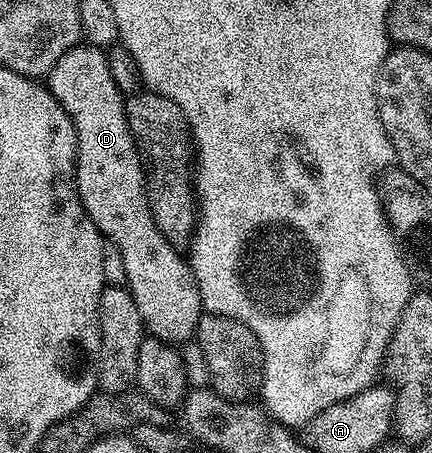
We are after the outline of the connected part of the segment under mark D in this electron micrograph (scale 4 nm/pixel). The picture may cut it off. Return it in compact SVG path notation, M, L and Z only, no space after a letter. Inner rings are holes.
M80 44L78 46L72 46L69 52L65 52L65 56L61 56L61 60L57 60L57 64L53 64L51 73L46 75L45 85L56 100L61 104L61 108L65 108L65 112L73 120L75 125L75 131L77 132L77 156L75 157L75 186L79 189L79 200L85 212L89 216L89 220L93 220L93 224L98 228L100 234L108 242L112 242L117 246L121 252L121 259L124 261L125 276L127 281L125 283L128 290L131 291L133 300L137 300L137 308L141 312L143 317L144 327L154 337L159 338L162 342L170 342L172 344L182 344L188 340L196 337L199 330L199 319L203 317L205 311L201 304L201 296L199 295L199 289L197 288L197 280L195 279L195 273L191 270L190 261L186 257L183 258L180 251L169 240L165 240L165 236L157 228L157 224L153 220L151 215L151 209L147 203L147 182L143 179L143 160L137 147L135 147L135 141L131 135L131 129L127 123L127 117L125 116L125 108L123 107L125 101L125 94L119 90L118 85L114 82L113 74L109 70L109 64L107 63L106 53L100 47L92 46L90 44Z

